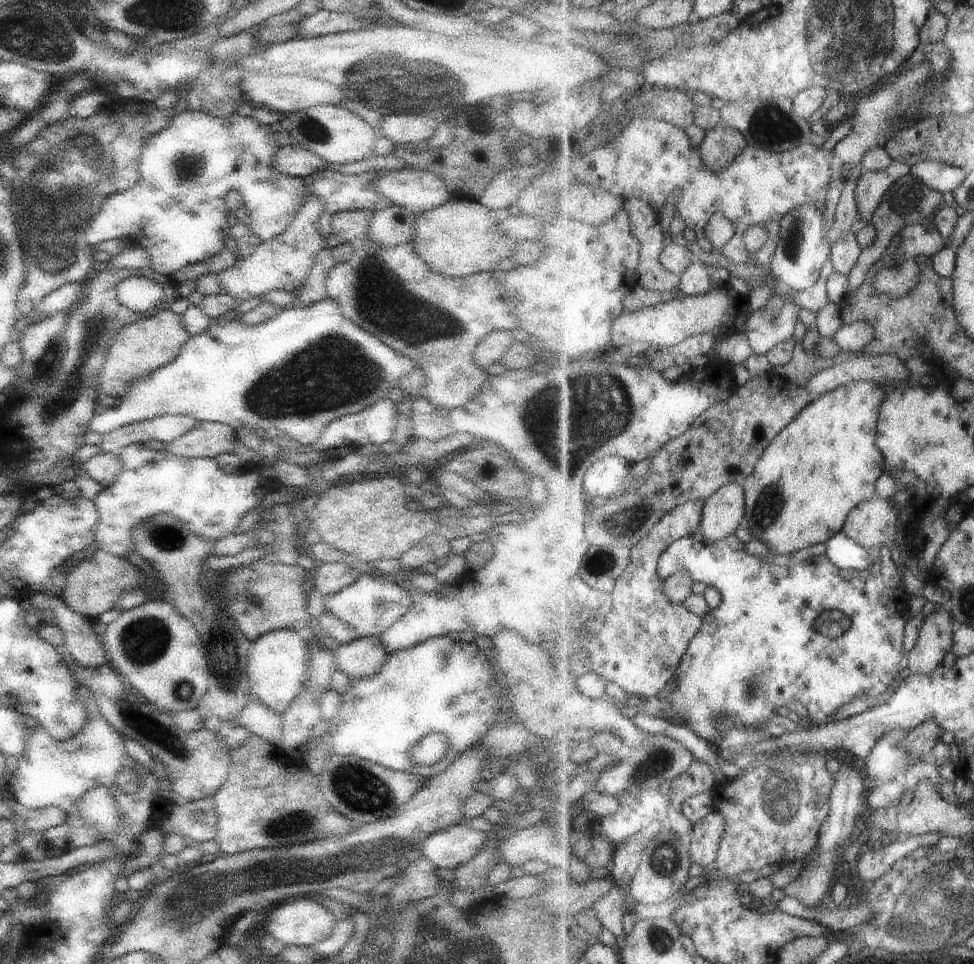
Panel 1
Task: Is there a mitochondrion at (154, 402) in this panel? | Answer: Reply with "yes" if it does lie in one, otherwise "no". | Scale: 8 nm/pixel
no

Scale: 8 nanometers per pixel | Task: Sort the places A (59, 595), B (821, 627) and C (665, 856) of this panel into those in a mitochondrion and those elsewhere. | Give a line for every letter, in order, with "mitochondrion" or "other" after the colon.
A: other
B: mitochondrion
C: mitochondrion

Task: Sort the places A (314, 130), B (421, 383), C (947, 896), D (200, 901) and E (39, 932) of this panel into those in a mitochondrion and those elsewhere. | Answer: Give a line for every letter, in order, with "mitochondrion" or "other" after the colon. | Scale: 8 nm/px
A: mitochondrion
B: other
C: mitochondrion
D: mitochondrion
E: other

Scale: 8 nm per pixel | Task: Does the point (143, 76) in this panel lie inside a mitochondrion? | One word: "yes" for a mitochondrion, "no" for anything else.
no

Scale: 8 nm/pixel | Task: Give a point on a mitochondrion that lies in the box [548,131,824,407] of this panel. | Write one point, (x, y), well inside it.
(794, 243)

